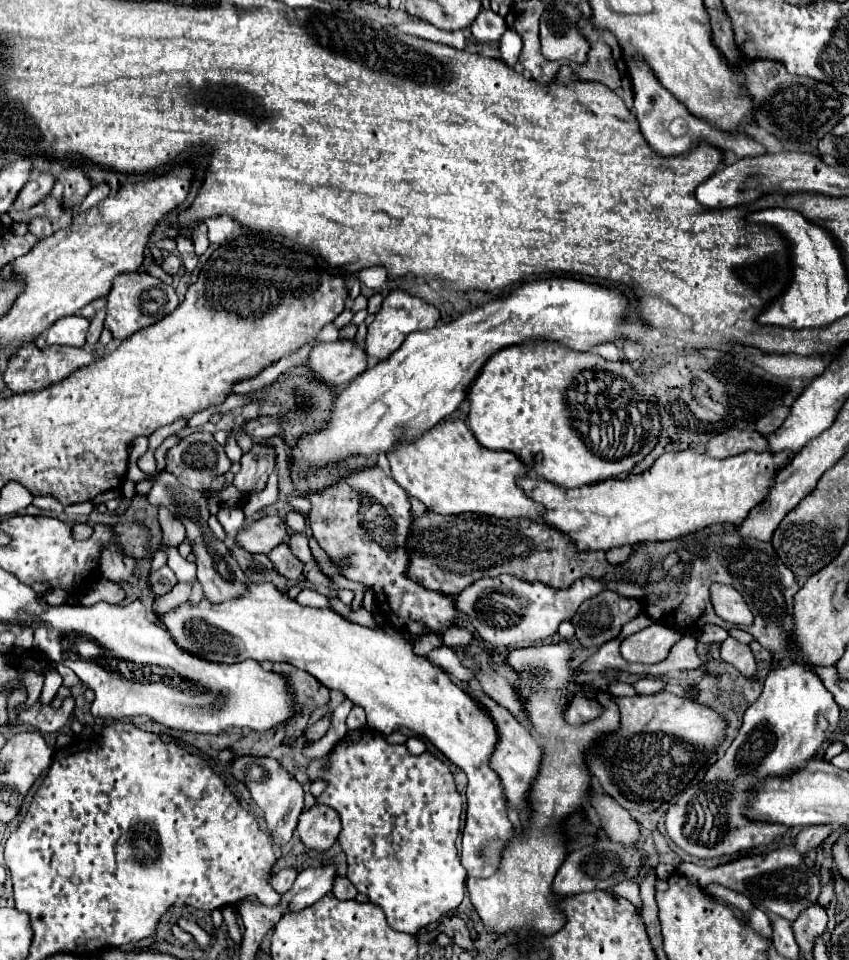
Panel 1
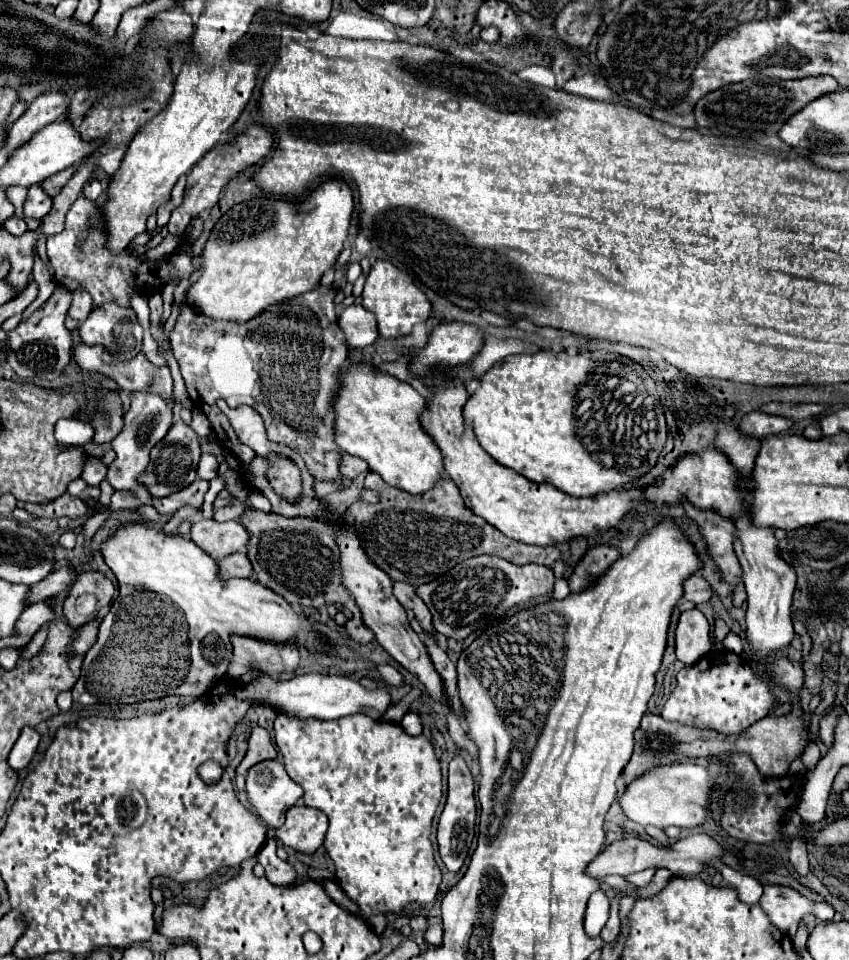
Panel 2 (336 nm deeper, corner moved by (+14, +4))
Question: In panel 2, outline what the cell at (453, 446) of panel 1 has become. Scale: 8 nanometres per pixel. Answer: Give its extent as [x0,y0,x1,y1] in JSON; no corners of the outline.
[336,365,444,495]

